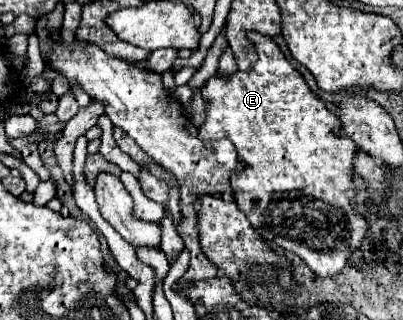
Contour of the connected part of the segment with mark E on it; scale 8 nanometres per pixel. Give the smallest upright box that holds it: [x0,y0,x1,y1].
[198,34,368,278]

